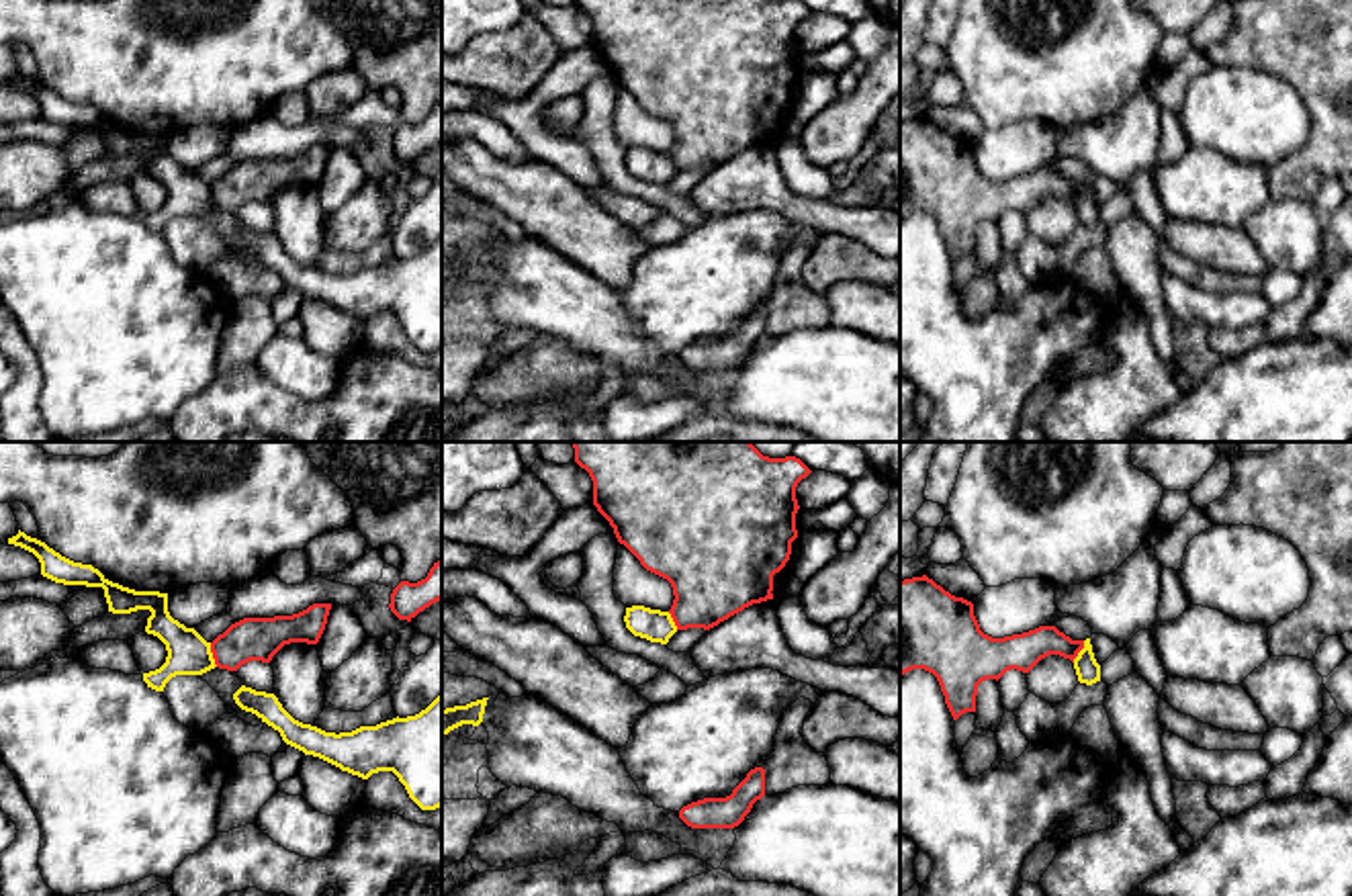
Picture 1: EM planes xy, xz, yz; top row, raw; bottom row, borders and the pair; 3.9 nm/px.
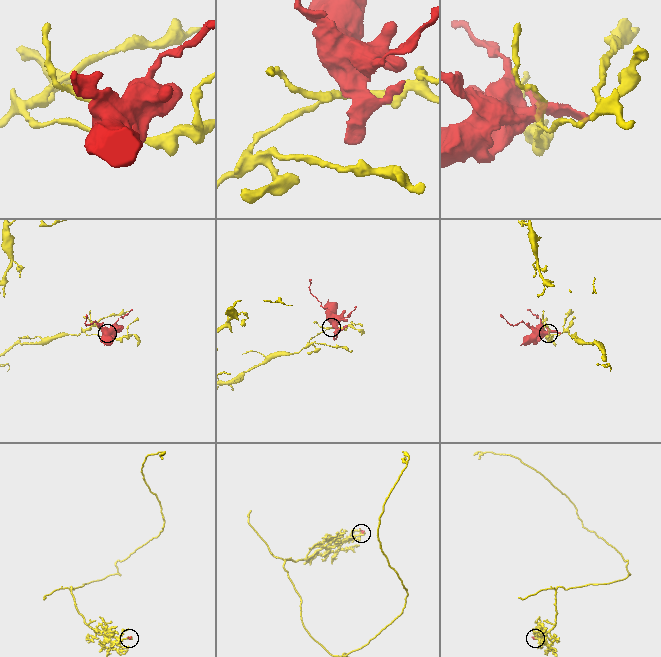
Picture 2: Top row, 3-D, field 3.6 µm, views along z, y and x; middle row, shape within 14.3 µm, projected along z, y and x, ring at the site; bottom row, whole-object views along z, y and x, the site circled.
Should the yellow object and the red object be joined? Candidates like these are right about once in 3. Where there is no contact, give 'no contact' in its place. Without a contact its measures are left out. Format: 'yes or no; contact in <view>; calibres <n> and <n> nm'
no; contact in xy; calibres 170 and 180 nm

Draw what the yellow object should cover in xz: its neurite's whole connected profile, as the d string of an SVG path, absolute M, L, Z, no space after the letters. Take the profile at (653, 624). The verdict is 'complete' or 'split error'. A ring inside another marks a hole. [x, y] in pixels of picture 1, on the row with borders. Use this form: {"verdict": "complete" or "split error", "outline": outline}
{"verdict": "complete", "outline": "M644 606L626 608L624 622L634 636L661 644L667 644L669 638L677 632L669 612L650 610Z"}

